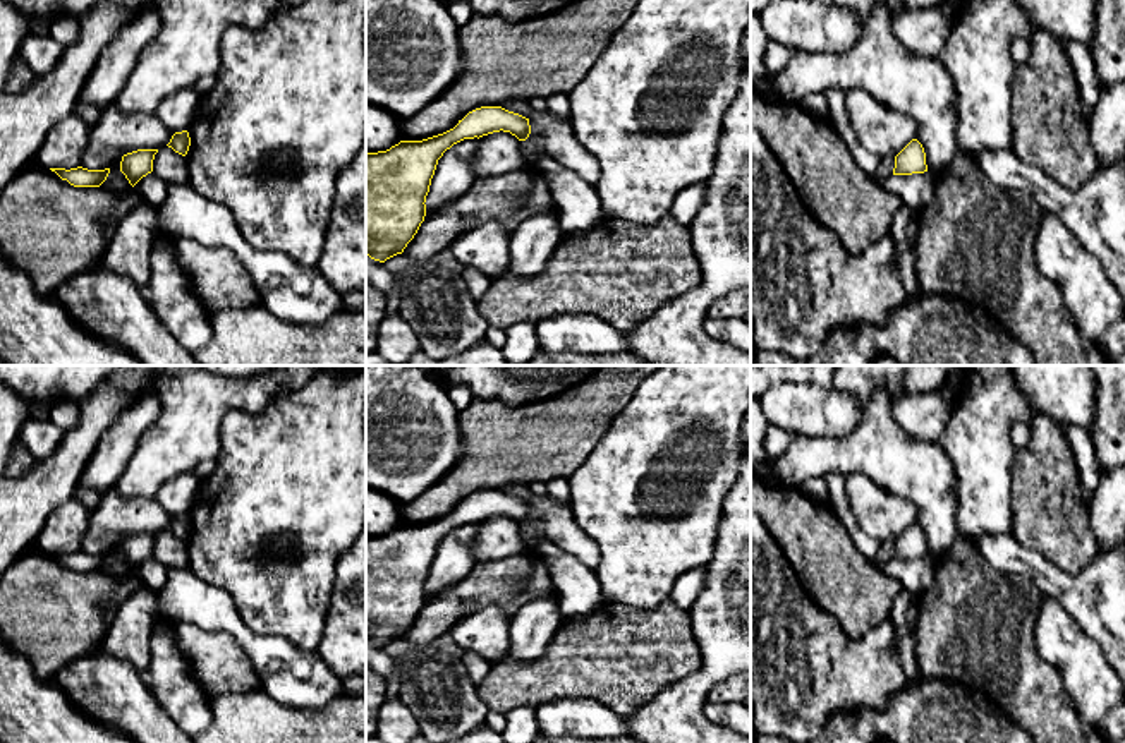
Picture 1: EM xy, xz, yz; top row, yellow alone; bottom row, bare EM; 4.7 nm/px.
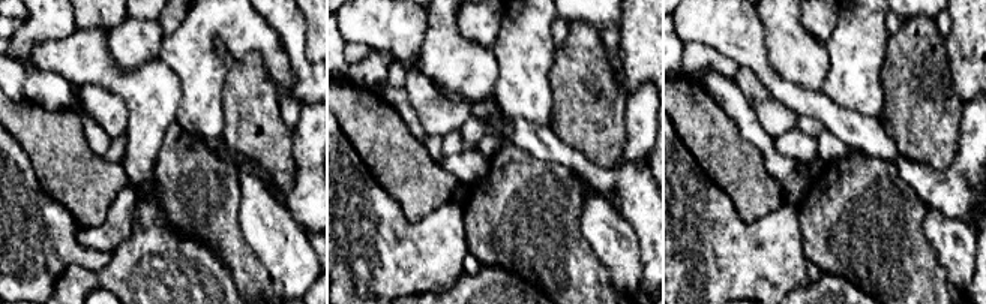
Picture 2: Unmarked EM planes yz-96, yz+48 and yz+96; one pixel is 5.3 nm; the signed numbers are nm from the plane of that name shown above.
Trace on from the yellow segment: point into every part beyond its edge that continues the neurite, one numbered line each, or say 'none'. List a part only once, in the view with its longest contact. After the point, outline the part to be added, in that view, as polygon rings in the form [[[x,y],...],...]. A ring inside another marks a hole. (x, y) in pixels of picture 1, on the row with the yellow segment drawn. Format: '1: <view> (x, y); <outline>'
none

